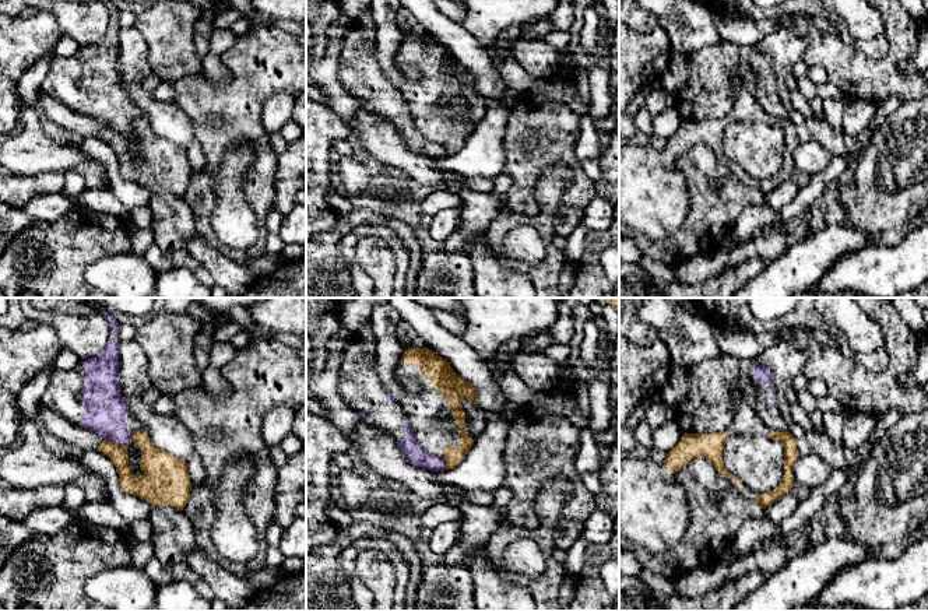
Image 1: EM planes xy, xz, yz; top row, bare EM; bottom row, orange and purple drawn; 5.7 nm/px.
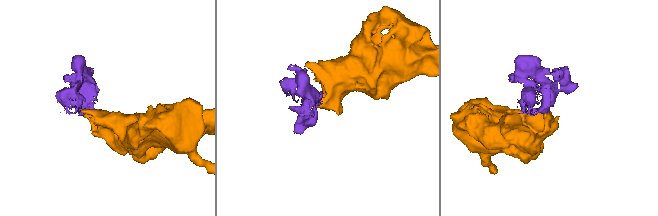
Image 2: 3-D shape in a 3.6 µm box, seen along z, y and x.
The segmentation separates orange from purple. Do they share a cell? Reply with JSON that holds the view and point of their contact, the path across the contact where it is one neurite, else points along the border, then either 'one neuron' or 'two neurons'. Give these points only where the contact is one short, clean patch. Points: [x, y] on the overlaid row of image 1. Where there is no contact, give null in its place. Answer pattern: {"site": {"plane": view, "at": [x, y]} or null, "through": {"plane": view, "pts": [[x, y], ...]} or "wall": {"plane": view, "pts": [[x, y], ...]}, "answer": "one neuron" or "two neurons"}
{"site": {"plane": "xy", "at": [115, 442]}, "wall": {"plane": "xy", "pts": [[105, 439], [123, 445]]}, "answer": "two neurons"}

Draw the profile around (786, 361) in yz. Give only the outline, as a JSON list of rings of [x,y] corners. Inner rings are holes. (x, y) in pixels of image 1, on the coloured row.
[[[784,341],[767,348],[762,355],[755,358],[755,364],[766,365],[771,371],[777,405],[783,417],[788,421],[788,432],[797,439],[801,438],[805,431],[790,419],[790,405],[785,401],[785,396],[792,389],[794,378],[802,373],[806,359],[806,351],[801,351],[791,343]]]

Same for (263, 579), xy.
[[[264,568],[249,573],[243,579],[247,580],[256,591],[260,591],[271,589],[281,575],[280,569]]]

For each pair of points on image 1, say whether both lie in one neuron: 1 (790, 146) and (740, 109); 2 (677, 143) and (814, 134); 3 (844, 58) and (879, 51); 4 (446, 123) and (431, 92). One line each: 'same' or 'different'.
1: same
2: same
3: different
4: same

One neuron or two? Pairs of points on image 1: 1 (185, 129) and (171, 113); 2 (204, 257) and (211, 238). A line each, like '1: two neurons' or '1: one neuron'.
1: one neuron
2: two neurons

